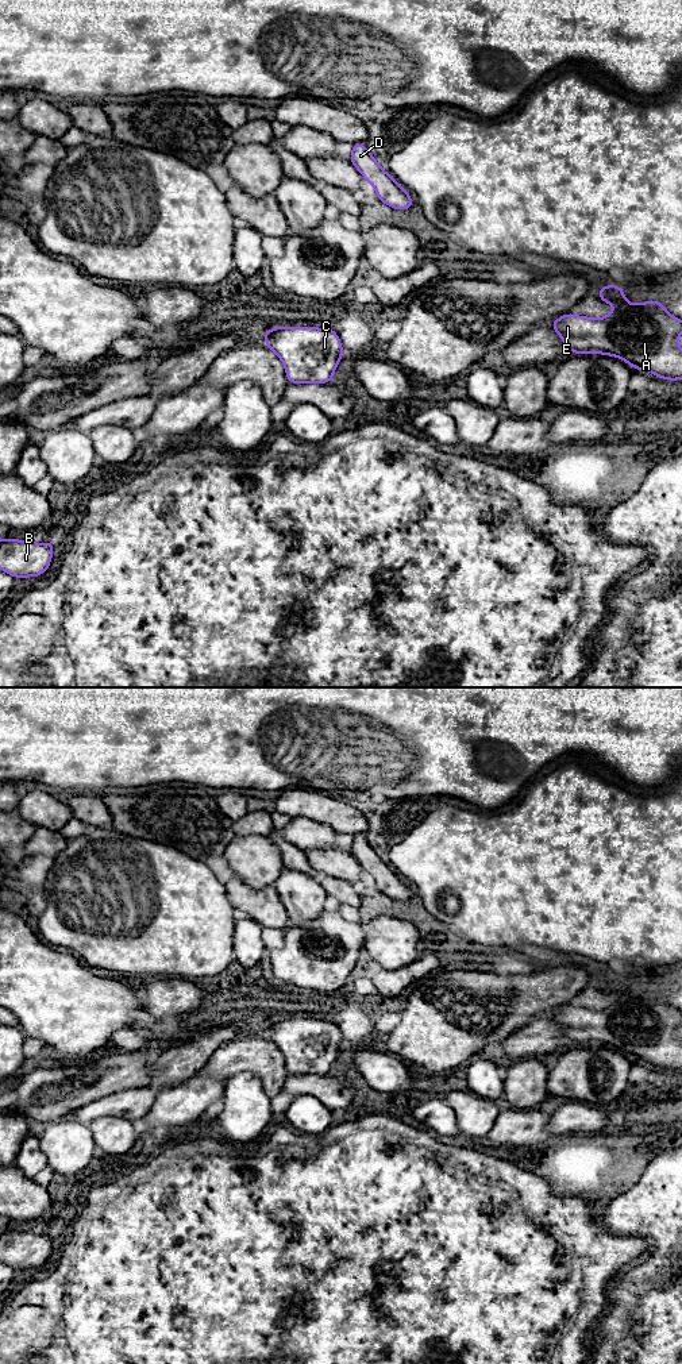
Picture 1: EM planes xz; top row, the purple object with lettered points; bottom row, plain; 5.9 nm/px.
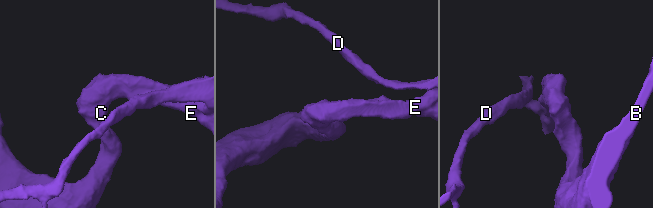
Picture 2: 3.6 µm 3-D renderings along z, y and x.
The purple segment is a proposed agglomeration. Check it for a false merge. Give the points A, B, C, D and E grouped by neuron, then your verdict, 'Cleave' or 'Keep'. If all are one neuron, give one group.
Groups: A B C D E. Keep

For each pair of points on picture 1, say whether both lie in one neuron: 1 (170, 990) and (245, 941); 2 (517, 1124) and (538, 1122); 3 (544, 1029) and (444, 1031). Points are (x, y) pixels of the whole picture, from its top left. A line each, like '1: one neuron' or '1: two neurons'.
1: two neurons
2: one neuron
3: two neurons

